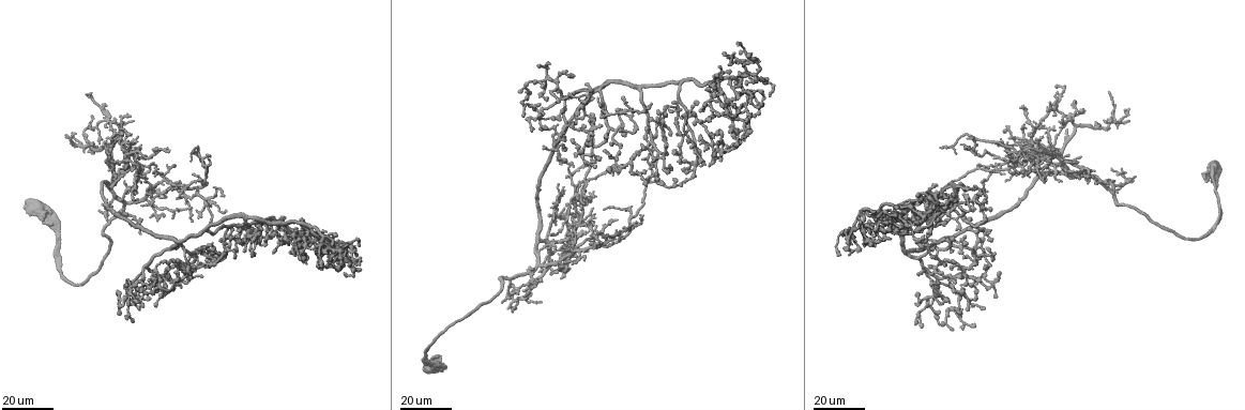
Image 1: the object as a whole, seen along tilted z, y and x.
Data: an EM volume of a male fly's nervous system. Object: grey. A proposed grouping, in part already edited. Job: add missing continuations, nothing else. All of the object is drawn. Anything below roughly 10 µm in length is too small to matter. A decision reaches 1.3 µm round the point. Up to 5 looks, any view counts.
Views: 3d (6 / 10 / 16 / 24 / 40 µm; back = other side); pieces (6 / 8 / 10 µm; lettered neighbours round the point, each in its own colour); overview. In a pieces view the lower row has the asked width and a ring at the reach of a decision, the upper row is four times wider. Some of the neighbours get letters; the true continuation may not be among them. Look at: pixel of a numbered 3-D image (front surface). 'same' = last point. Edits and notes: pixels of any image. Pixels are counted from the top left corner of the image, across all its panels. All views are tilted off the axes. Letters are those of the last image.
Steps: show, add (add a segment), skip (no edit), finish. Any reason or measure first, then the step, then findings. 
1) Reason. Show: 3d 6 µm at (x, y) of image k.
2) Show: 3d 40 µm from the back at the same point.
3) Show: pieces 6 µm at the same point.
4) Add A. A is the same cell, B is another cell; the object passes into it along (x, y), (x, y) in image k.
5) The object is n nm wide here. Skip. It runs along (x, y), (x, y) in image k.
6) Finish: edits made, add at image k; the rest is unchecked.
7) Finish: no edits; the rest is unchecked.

Show: 3d 16 µm at (993, 254) of image 1.

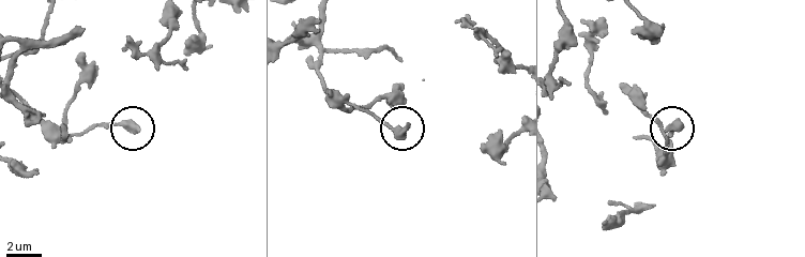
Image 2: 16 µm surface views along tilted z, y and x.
Show: pieces 6 µm at (667, 130) of image 2.

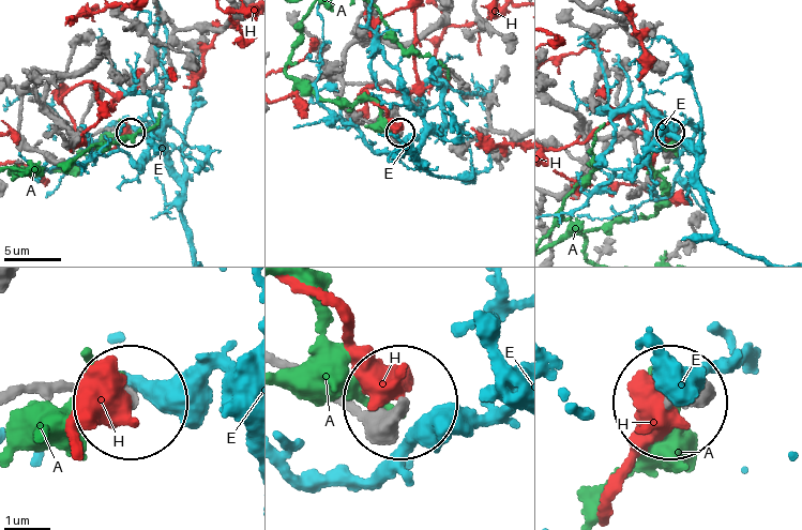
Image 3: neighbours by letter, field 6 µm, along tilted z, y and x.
The object is 330 nm wide here. Skip. A, E and H are other cells; it runs along (287, 359), (362, 402), (404, 405) in image 3; none of them fits.

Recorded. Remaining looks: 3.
Free end. Show: 3d 24 µm at (592, 208) of image 1.

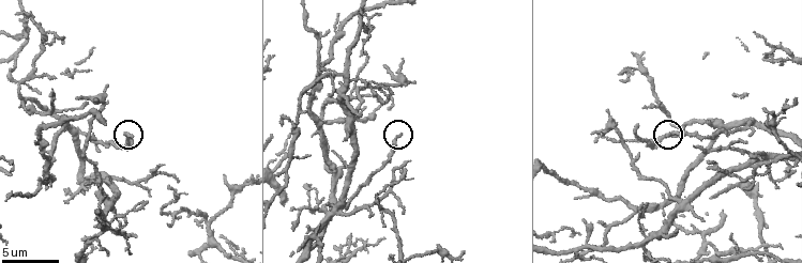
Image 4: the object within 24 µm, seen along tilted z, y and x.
Show: pieces 6 µm at (131, 138) of image 4.

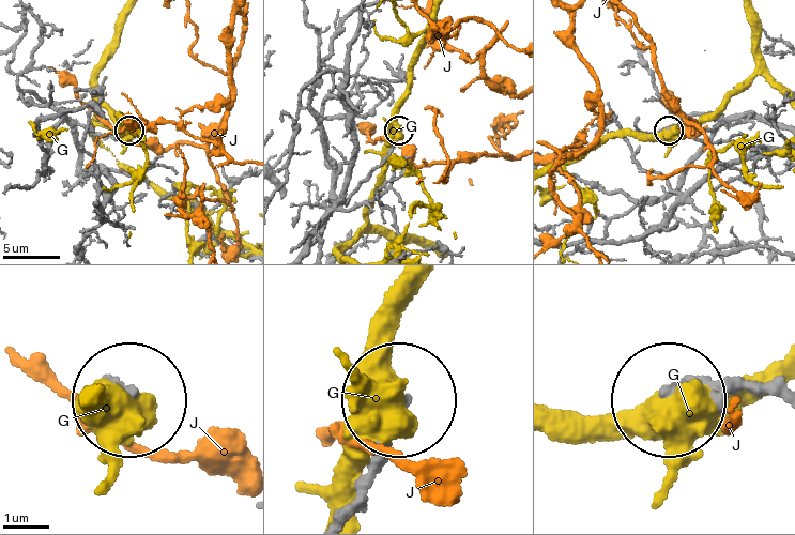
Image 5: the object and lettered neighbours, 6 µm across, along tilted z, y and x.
The object is 160 nm wide here. Skip. G and J are other cells; it runs along (783, 128), (771, 127), (751, 113), (707, 130), (669, 128) in image 5; none of them fits.

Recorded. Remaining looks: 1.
Branch stops here. Show: pieces 6 µm at (135, 237) of image 4.

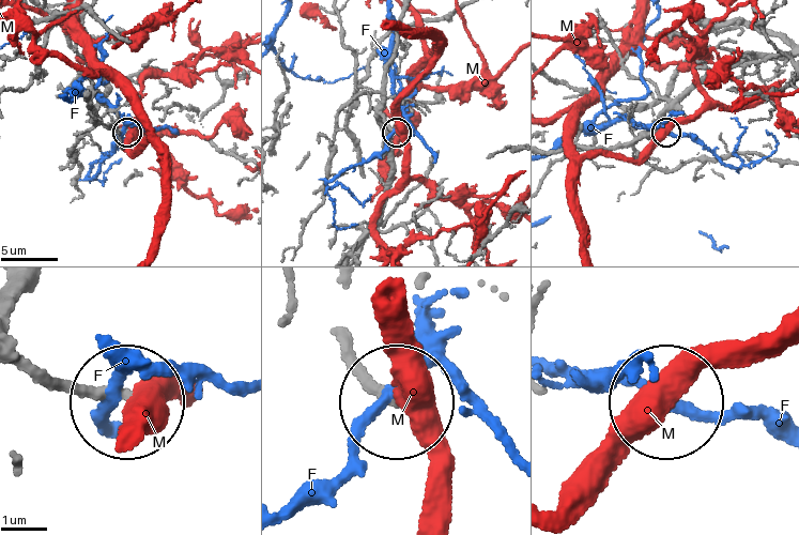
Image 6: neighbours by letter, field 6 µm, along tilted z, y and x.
Skip. F and M are other cells; it runs along (343, 341), (393, 393) in image 6; no lettered segment goes on from it.

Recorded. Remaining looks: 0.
Finish: no edits; the rest is unchecked.

